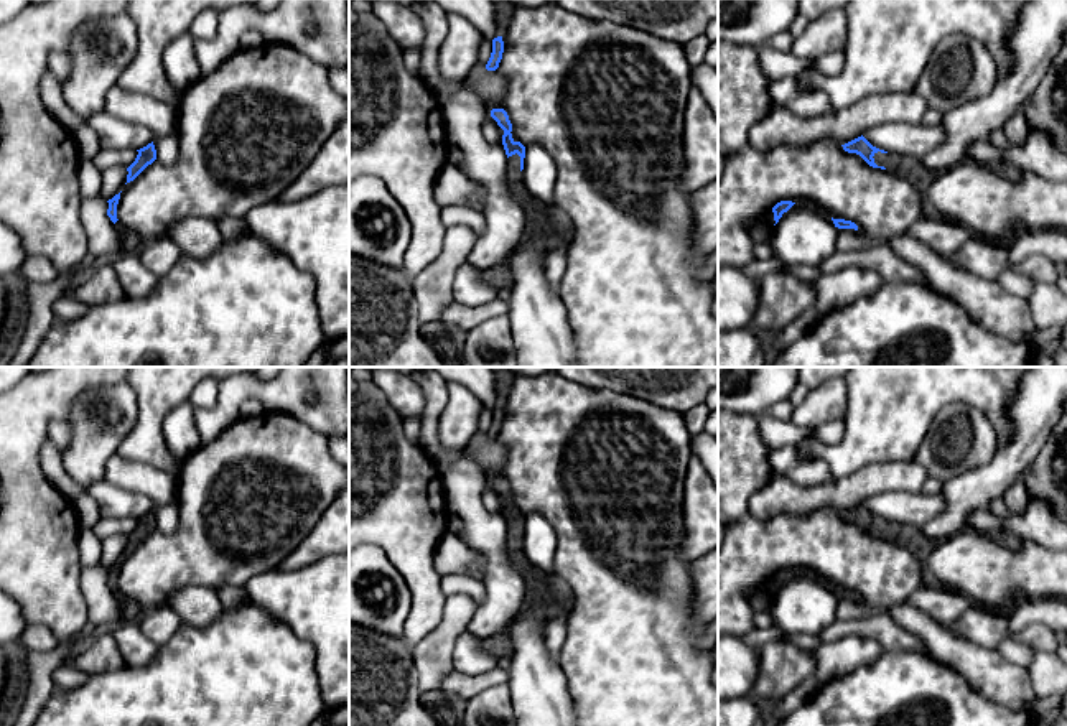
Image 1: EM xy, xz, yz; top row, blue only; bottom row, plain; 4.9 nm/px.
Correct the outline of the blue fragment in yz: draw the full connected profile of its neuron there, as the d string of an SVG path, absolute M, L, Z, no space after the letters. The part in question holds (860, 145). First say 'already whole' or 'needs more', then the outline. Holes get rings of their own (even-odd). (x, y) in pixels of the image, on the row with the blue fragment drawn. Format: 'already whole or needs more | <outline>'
needs more | M863 135L841 145L845 151L860 155L869 166L889 170L892 175L911 183L920 193L920 211L925 217L934 217L935 211L927 198L927 189L934 181L934 173L929 171L919 158L888 153L873 147Z

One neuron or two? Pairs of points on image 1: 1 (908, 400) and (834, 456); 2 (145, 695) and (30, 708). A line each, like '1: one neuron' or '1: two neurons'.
1: one neuron
2: two neurons

